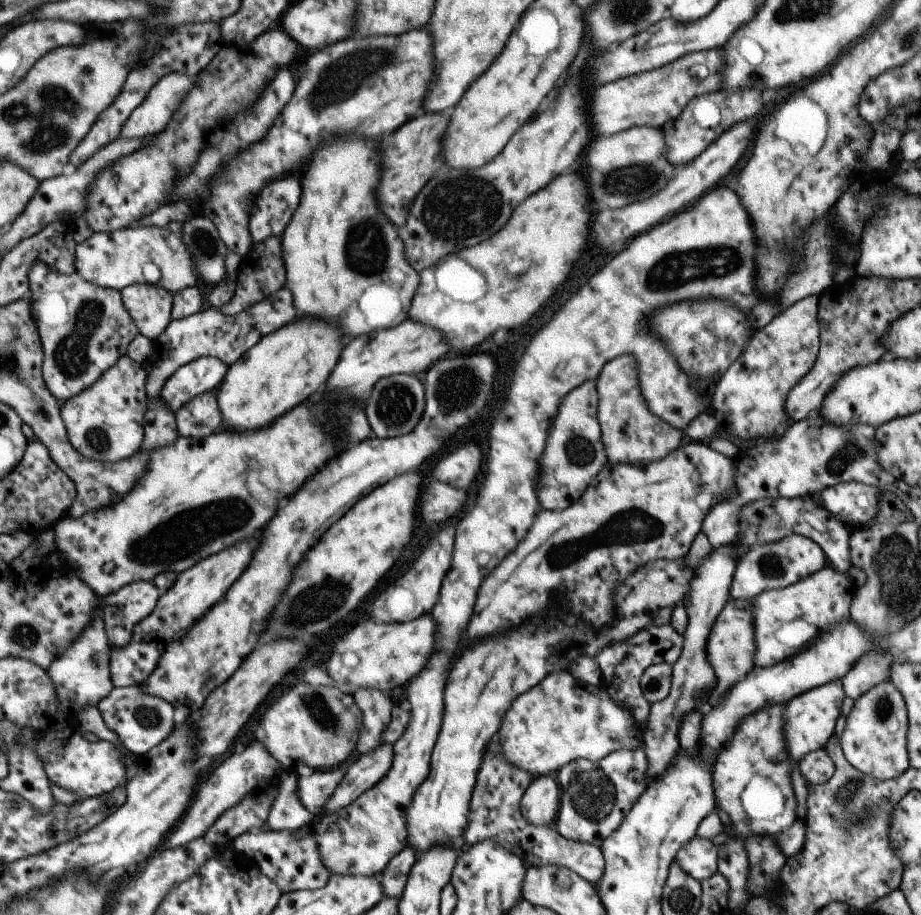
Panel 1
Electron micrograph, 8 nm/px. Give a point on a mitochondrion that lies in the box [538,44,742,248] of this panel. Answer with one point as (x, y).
(617, 183)

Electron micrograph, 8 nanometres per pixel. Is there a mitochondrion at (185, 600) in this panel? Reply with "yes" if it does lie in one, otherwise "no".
no

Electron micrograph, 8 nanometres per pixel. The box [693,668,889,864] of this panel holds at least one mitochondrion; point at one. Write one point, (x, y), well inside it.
(861, 818)

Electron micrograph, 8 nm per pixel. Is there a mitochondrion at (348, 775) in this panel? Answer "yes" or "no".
no

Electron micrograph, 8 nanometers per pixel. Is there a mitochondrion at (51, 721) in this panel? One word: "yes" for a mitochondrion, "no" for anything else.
no

